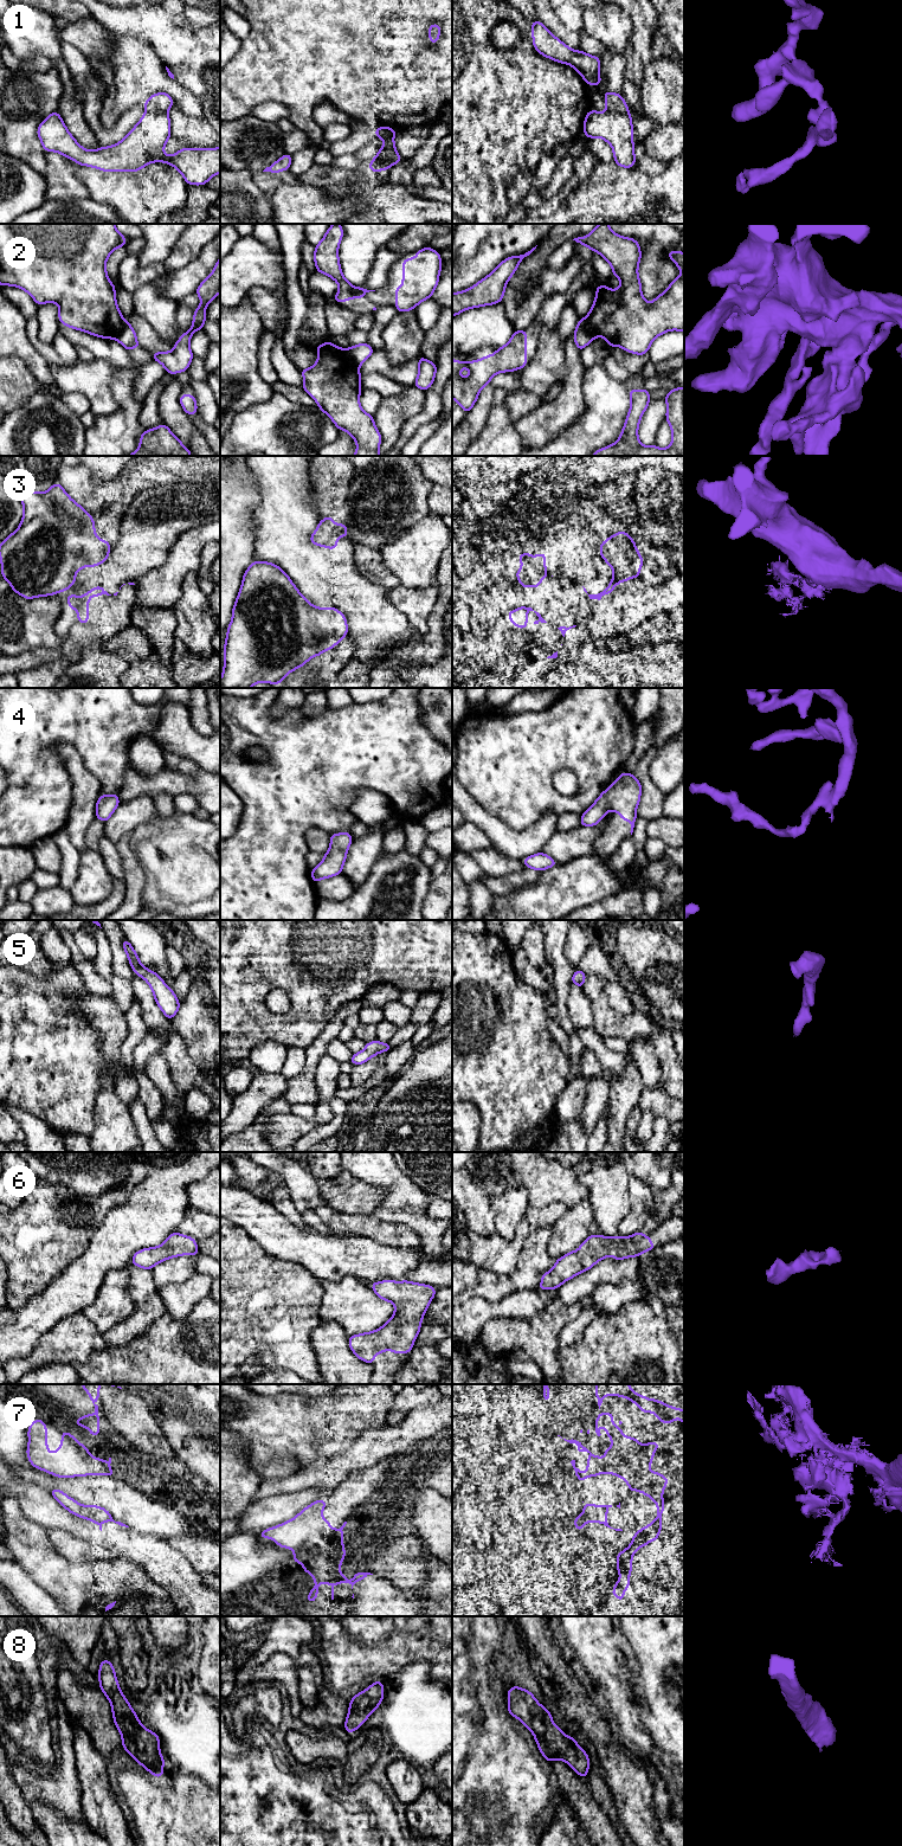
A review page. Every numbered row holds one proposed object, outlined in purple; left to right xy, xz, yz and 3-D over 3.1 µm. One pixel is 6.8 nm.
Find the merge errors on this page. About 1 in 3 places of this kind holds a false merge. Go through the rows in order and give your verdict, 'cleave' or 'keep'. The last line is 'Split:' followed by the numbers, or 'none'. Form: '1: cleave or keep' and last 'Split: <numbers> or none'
1: cleave
2: cleave
3: cleave
4: keep
5: keep
6: keep
7: cleave
8: keep
Split: 1, 2, 3, 7

